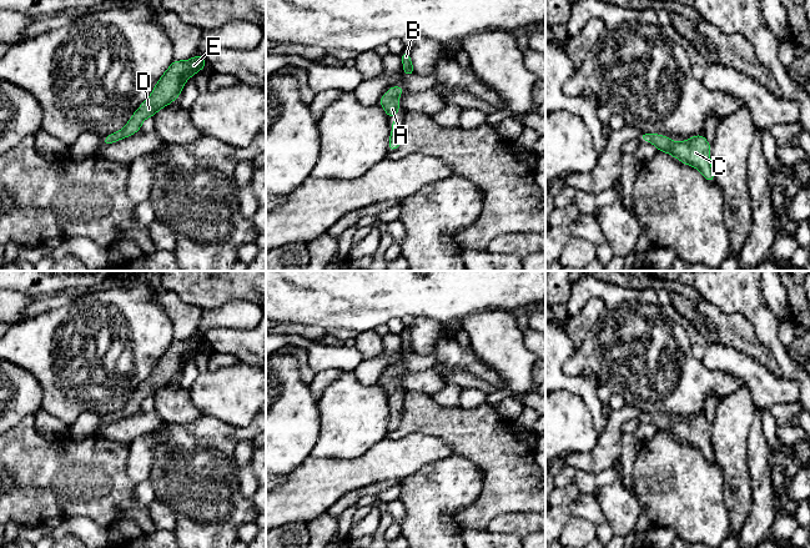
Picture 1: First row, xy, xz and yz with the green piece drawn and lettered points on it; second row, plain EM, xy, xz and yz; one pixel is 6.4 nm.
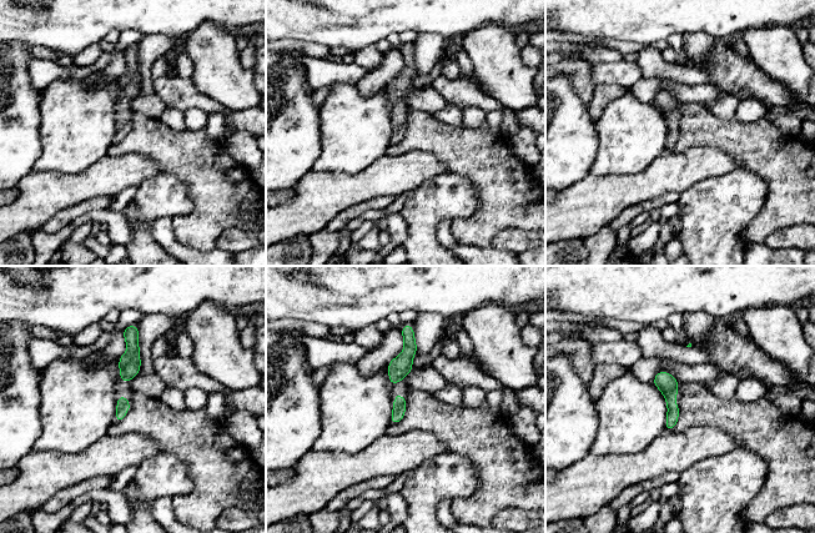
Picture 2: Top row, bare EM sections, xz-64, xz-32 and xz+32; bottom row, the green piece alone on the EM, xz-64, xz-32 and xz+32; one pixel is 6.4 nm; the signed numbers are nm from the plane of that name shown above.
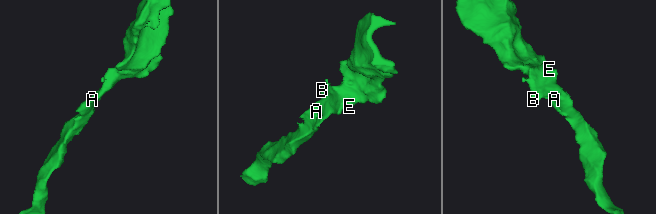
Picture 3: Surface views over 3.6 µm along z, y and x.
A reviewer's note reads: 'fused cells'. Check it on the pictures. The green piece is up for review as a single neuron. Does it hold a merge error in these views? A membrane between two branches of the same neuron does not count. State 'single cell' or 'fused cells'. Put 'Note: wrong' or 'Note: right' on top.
Note: wrong
single cell

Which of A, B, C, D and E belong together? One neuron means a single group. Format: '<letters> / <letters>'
A B C D E

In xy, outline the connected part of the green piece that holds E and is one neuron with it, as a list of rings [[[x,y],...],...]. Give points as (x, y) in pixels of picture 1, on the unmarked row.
[[[200,333],[187,341],[173,340],[154,367],[150,377],[134,392],[127,404],[122,409],[105,416],[102,424],[107,426],[141,409],[141,402],[178,377],[186,360],[201,348],[206,348],[206,341]]]

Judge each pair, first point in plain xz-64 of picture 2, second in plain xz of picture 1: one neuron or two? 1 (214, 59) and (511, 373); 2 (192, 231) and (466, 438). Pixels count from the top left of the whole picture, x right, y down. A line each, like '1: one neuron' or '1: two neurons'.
1: one neuron
2: one neuron

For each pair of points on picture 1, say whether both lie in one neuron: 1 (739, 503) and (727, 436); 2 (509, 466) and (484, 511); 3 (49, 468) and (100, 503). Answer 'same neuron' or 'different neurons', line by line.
1: same neuron
2: same neuron
3: same neuron

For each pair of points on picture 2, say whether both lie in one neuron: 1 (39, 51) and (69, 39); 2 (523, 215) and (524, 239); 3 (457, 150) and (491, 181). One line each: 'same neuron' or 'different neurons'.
1: different neurons
2: different neurons
3: same neuron

